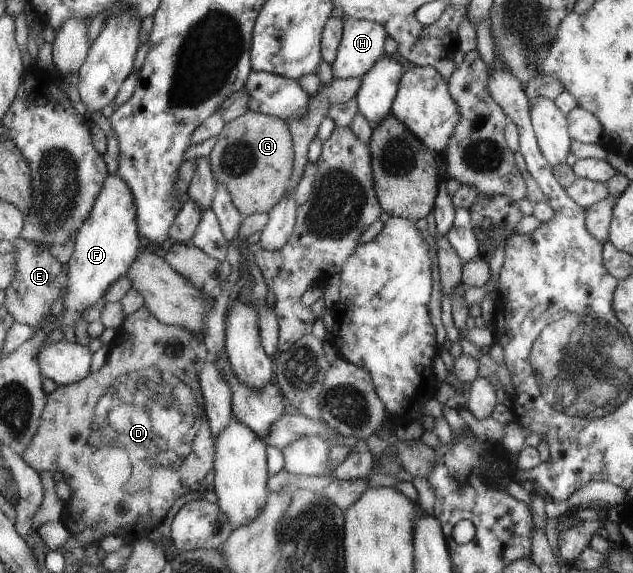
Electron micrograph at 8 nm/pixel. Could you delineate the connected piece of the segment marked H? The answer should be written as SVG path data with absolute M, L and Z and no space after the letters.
M344 17L337 56L330 66L332 78L360 77L369 71L379 57L386 55L383 48L385 36L382 24Z

